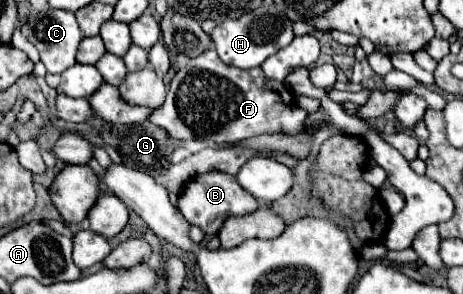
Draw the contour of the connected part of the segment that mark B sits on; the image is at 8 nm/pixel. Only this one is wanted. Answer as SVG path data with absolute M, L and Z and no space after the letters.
M209 171L209 173L199 173L199 175L191 177L177 203L179 203L183 217L189 223L201 227L203 233L207 233L207 235L217 235L217 231L221 229L221 225L227 217L247 215L247 213L253 213L259 209L257 199L253 195L249 195L245 189L241 189L241 185L237 183L237 179L233 175L221 173L221 171Z

